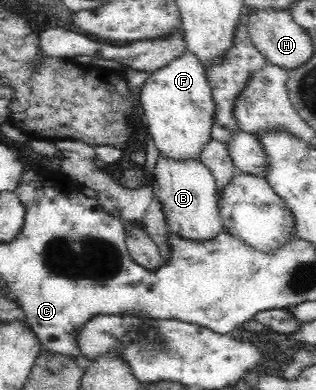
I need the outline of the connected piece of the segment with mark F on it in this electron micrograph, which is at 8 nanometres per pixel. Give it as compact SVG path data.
M185 49L179 57L150 73L138 100L145 114L146 129L159 153L173 159L199 160L203 144L211 138L215 104L207 84L206 68L193 51Z

